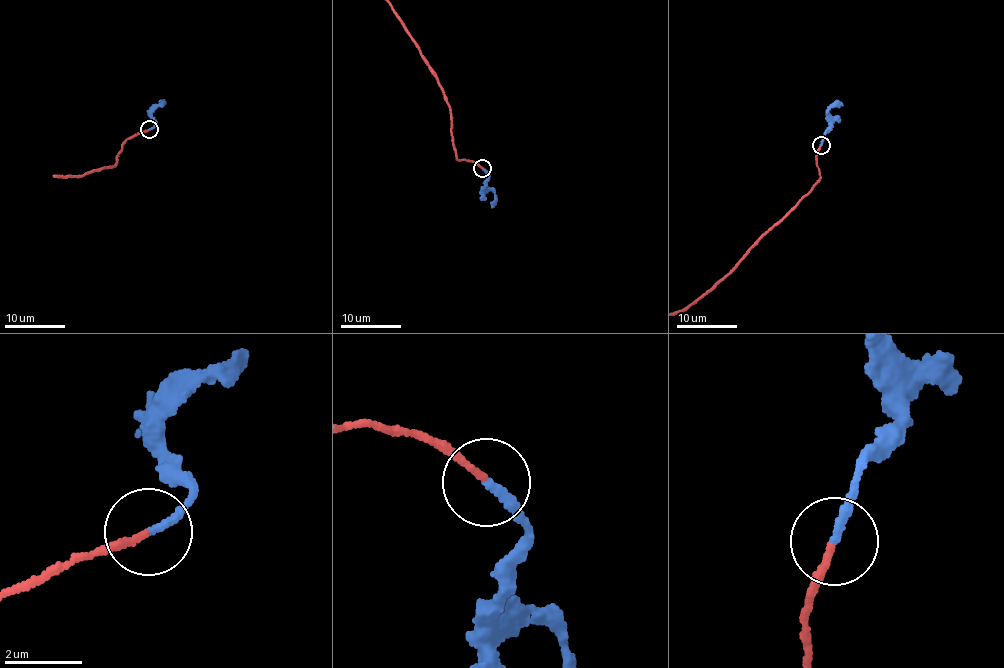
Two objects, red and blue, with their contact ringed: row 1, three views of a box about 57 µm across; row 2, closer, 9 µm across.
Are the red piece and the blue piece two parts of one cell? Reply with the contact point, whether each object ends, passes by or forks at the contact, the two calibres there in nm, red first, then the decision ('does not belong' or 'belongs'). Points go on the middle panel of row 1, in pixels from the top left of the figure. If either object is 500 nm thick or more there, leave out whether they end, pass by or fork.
(482, 168) | red ends | blue ends | 160/200 nm | belongs

